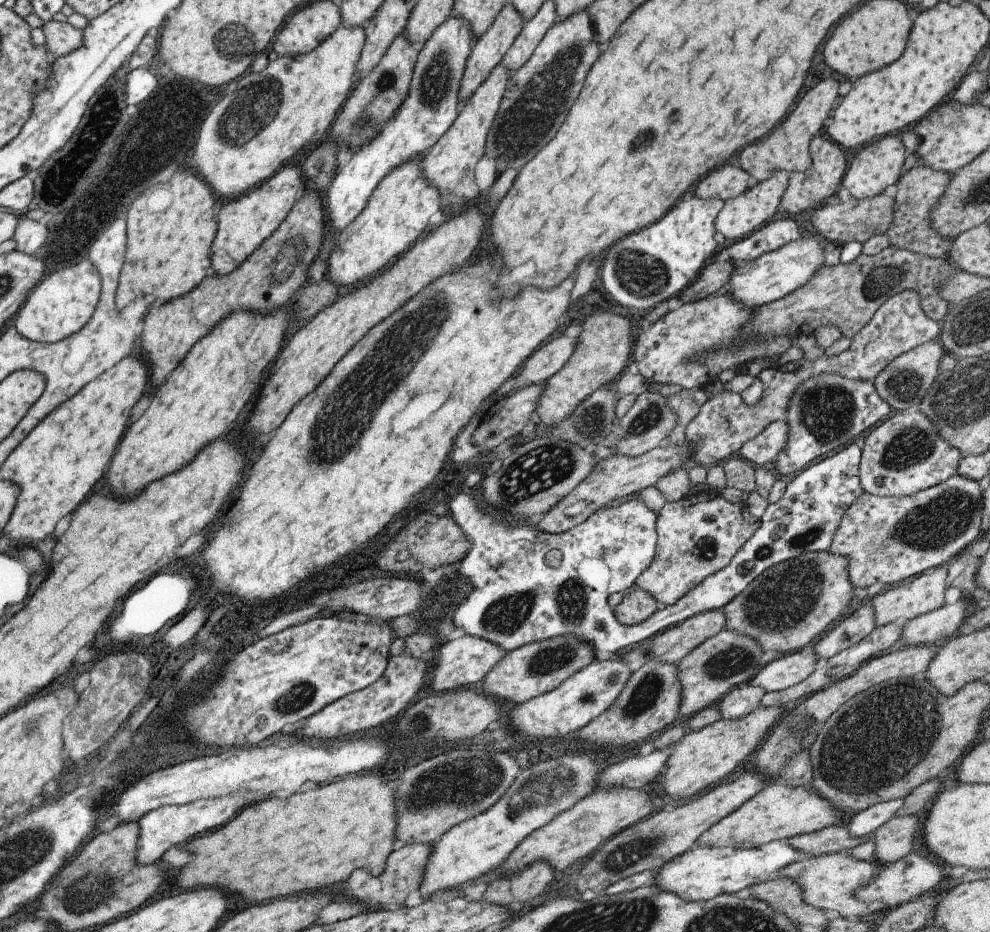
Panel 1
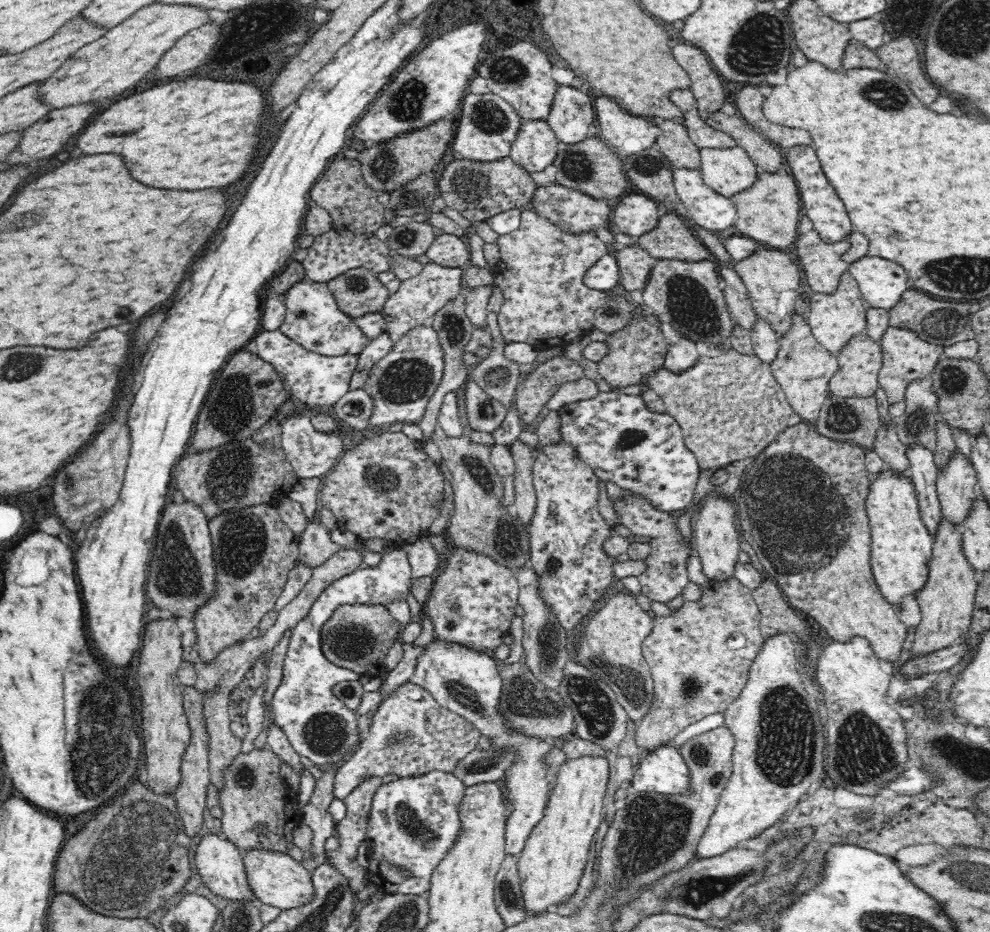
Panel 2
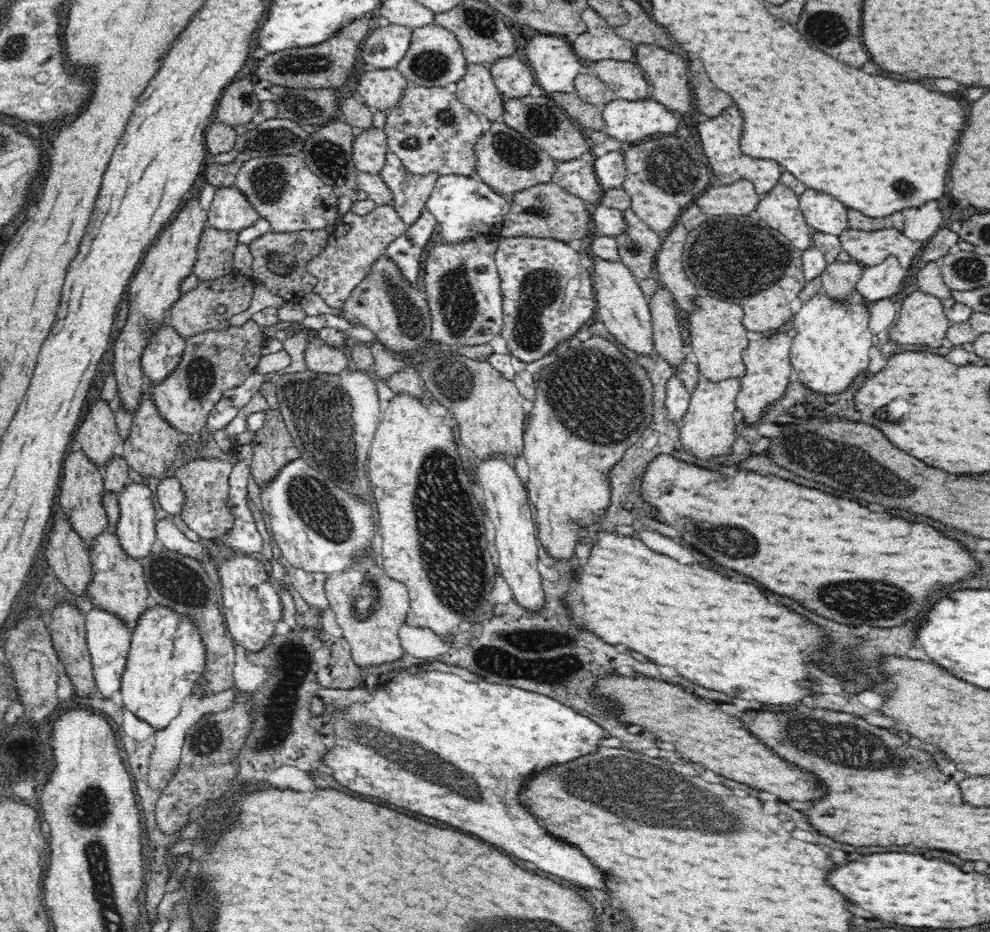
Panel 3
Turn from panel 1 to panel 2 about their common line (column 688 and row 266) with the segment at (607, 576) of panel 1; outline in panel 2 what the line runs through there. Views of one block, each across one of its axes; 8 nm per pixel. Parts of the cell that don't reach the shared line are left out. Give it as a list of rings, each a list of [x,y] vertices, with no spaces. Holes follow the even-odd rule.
[[[610,252],[589,267],[583,275],[583,284],[595,292],[609,292],[618,284],[618,280],[621,280],[619,267],[616,257]]]

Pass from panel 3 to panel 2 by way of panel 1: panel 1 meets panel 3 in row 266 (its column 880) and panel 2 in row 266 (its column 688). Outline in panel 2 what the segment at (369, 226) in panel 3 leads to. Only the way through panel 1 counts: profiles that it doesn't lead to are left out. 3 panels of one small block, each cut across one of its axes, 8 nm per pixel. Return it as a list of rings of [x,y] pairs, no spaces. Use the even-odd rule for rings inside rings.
[[[432,262],[420,264],[419,274],[402,281],[398,292],[384,304],[381,314],[387,323],[386,332],[390,335],[390,340],[396,343],[412,328],[426,325],[448,302],[457,299],[464,287],[463,268],[442,267]]]

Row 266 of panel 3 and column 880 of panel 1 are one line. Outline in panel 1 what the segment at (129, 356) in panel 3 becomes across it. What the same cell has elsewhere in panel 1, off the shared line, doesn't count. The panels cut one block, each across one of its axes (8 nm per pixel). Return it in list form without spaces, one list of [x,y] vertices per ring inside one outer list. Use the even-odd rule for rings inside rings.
[[[883,136],[883,138],[873,140],[871,144],[863,146],[855,154],[851,164],[847,166],[847,170],[843,174],[840,185],[855,200],[877,197],[887,186],[897,184],[896,180],[899,180],[901,165],[905,160],[903,152],[905,152],[905,148],[897,136]]]

